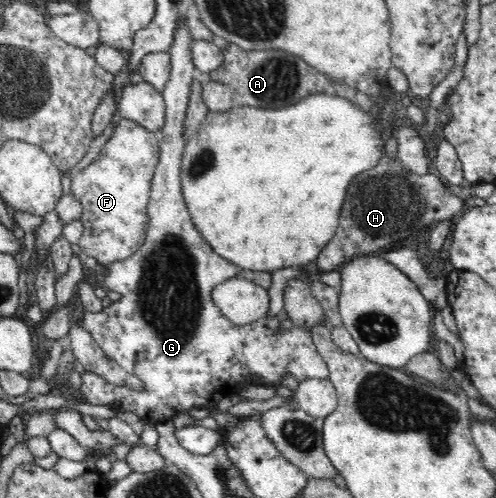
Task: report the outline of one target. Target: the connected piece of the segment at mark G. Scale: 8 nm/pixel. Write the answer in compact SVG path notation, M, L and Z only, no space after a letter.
M181 18L177 22L174 40L168 51L171 62L170 77L162 92L166 107L165 123L159 130L159 164L152 180L147 214L149 216L147 236L141 248L137 249L131 257L105 265L102 281L104 289L116 291L123 297L101 312L80 312L83 314L80 321L82 326L89 331L105 355L140 381L141 387L131 388L131 386L104 383L99 381L92 371L86 371L81 375L83 385L80 387L80 392L70 383L67 385L69 398L83 401L78 397L85 397L86 401L93 405L109 405L117 411L131 411L144 422L151 424L173 420L193 407L208 409L211 412L213 403L223 399L226 393L239 392L252 381L277 385L287 373L294 375L299 381L329 380L329 368L321 354L317 352L308 331L295 325L290 330L281 331L277 317L268 315L262 321L249 325L235 325L227 316L223 316L212 301L213 287L217 283L223 283L225 279L235 277L238 265L226 261L215 253L207 241L204 241L191 220L183 196L180 176L186 141L184 121L189 93L191 93L191 81L194 79L193 73L196 68L191 57L191 41L194 39L187 26L187 18Z

